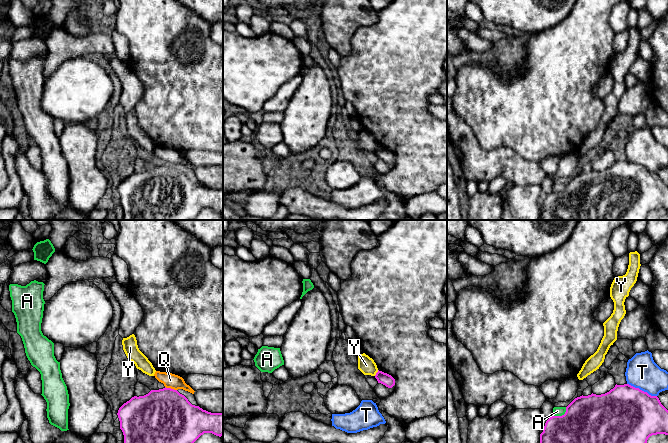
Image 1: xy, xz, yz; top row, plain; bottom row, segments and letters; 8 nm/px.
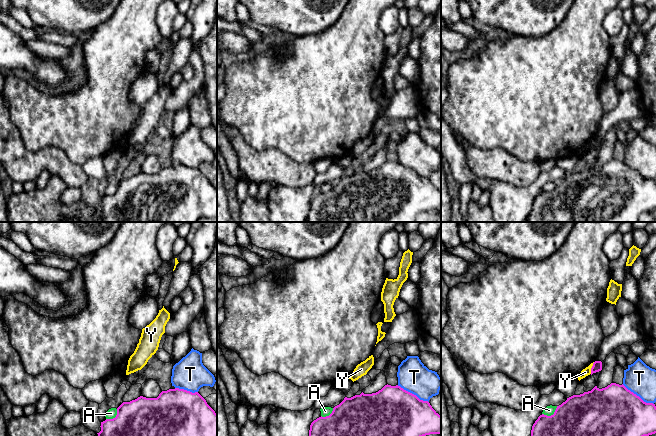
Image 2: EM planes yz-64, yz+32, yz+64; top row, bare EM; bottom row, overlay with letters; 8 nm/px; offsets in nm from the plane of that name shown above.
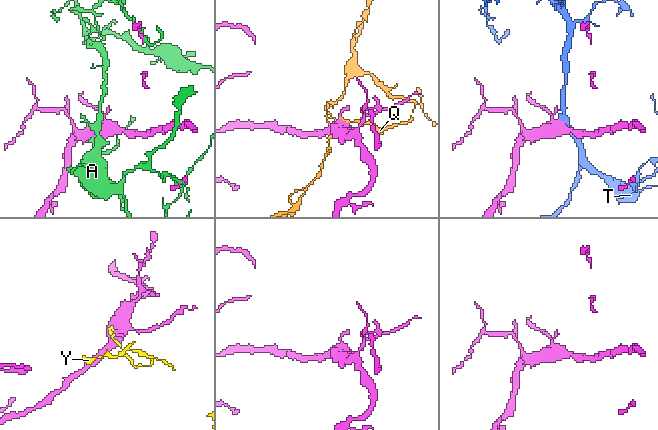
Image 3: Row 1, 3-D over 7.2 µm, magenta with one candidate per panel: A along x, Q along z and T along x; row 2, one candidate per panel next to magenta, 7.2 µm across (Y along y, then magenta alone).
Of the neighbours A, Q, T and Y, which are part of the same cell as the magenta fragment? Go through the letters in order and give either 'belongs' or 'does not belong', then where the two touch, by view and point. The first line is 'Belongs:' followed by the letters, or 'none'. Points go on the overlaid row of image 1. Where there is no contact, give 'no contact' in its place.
Belongs: none
A: does not belong; contact yz (562, 415)
Q: does not belong; contact xy (171, 389)
T: does not belong; contact yz (641, 390)
Y: does not belong; contact xz (376, 373)

